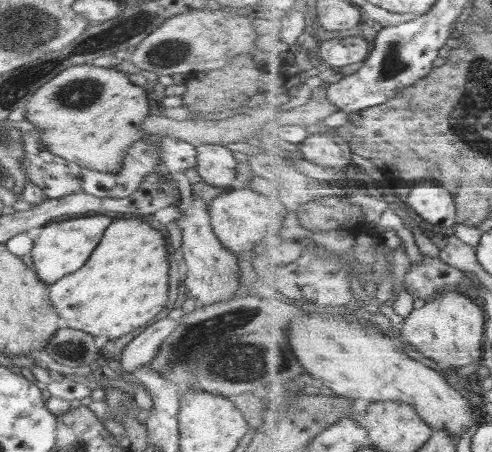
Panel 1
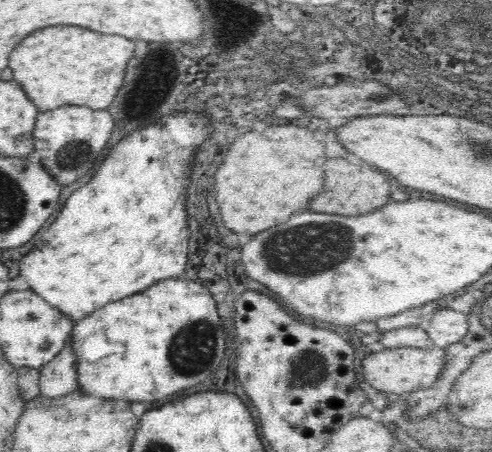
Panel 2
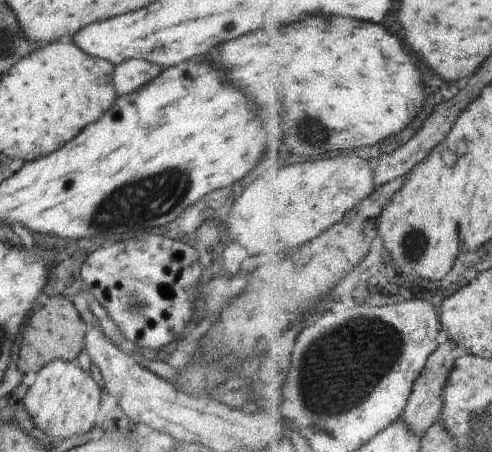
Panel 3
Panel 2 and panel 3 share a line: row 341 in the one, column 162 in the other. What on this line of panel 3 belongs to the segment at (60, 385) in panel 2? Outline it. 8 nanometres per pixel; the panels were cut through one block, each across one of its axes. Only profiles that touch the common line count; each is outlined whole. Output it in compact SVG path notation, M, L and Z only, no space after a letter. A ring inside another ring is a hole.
M128 59L115 65L112 75L114 90L118 97L142 88L147 82L154 80L164 68L144 59Z

